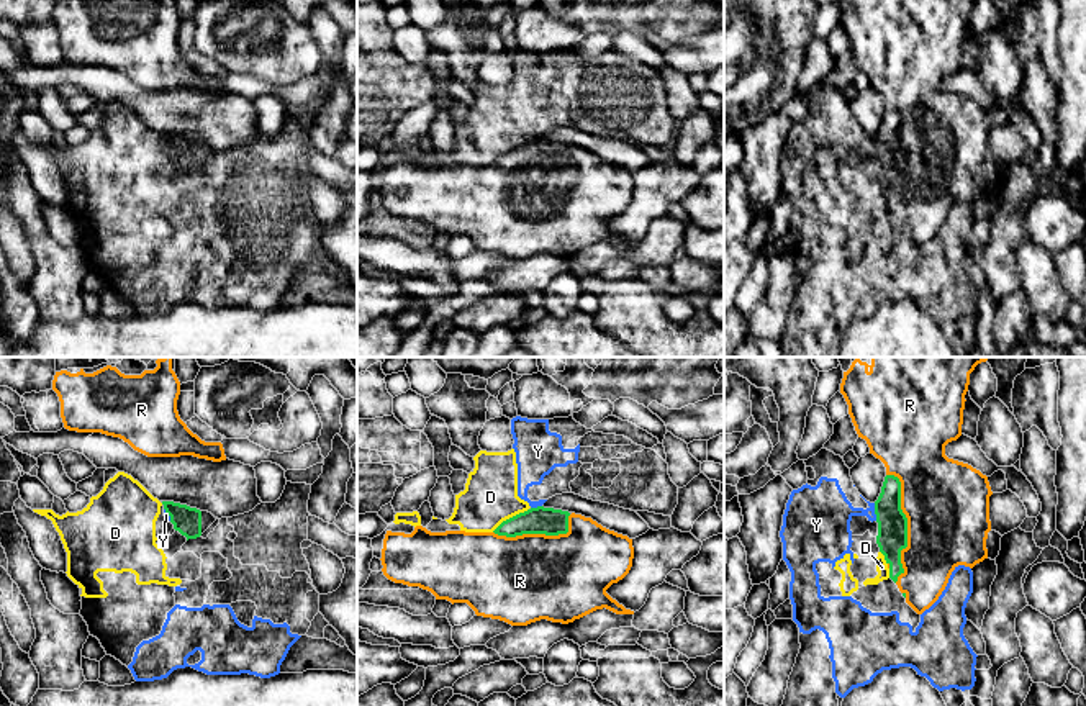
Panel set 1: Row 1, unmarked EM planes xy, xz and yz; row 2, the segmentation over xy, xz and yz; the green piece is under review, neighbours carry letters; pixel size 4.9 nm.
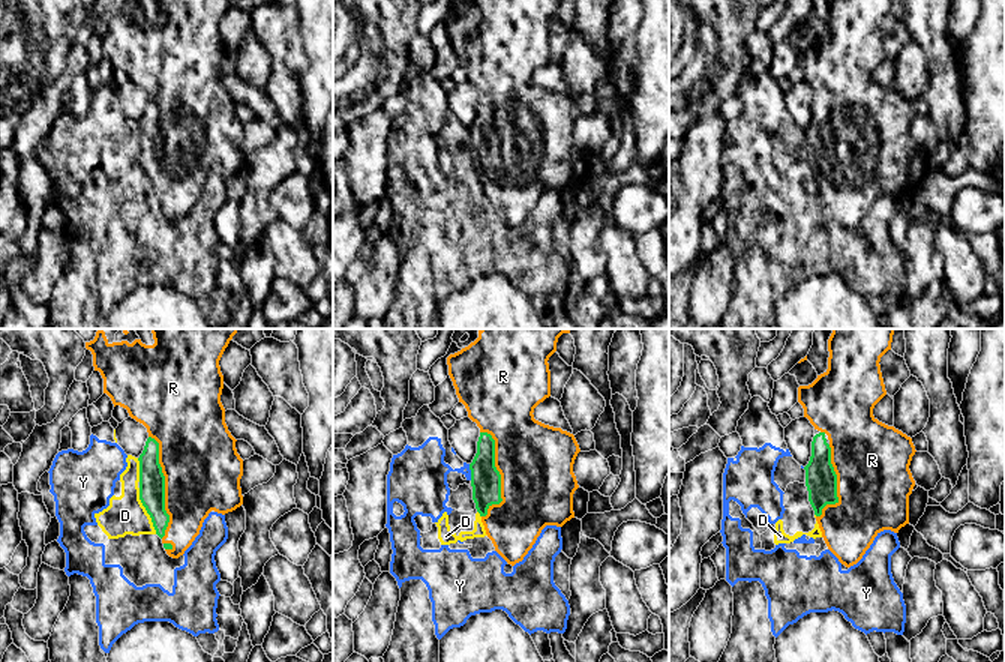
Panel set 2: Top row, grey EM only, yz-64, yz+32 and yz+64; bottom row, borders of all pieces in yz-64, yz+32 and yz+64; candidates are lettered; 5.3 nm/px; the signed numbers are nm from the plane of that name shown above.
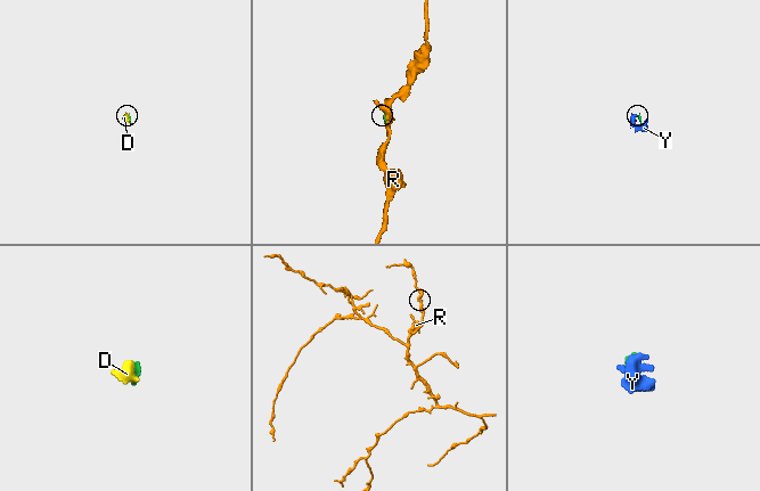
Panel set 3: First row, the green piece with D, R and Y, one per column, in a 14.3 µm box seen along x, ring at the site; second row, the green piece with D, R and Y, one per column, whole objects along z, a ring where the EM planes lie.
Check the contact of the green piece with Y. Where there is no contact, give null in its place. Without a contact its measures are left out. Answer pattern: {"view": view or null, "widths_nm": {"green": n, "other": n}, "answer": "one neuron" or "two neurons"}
{"view": "yz", "widths_nm": {"green": 150, "other": 260}, "answer": "two neurons"}

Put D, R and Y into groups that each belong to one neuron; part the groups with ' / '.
D Y / R

